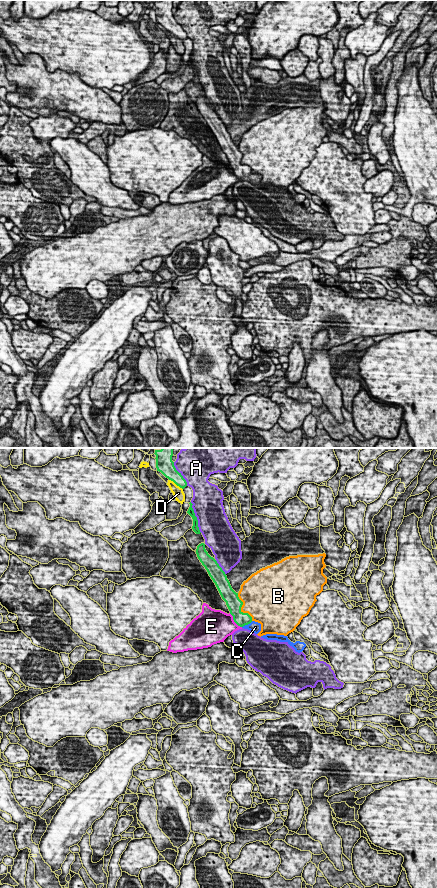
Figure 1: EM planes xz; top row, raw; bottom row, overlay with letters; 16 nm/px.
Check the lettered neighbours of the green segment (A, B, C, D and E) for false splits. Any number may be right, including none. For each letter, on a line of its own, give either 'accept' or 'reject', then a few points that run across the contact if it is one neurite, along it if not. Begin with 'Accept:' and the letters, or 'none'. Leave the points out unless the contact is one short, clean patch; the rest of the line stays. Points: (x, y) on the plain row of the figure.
Accept: C
A: reject
B: reject
C: accept; line xz (241, 171), (247, 176), (255, 179)
D: reject
E: reject

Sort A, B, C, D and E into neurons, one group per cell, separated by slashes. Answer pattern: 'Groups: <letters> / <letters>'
Groups: A / B / C / D / E

